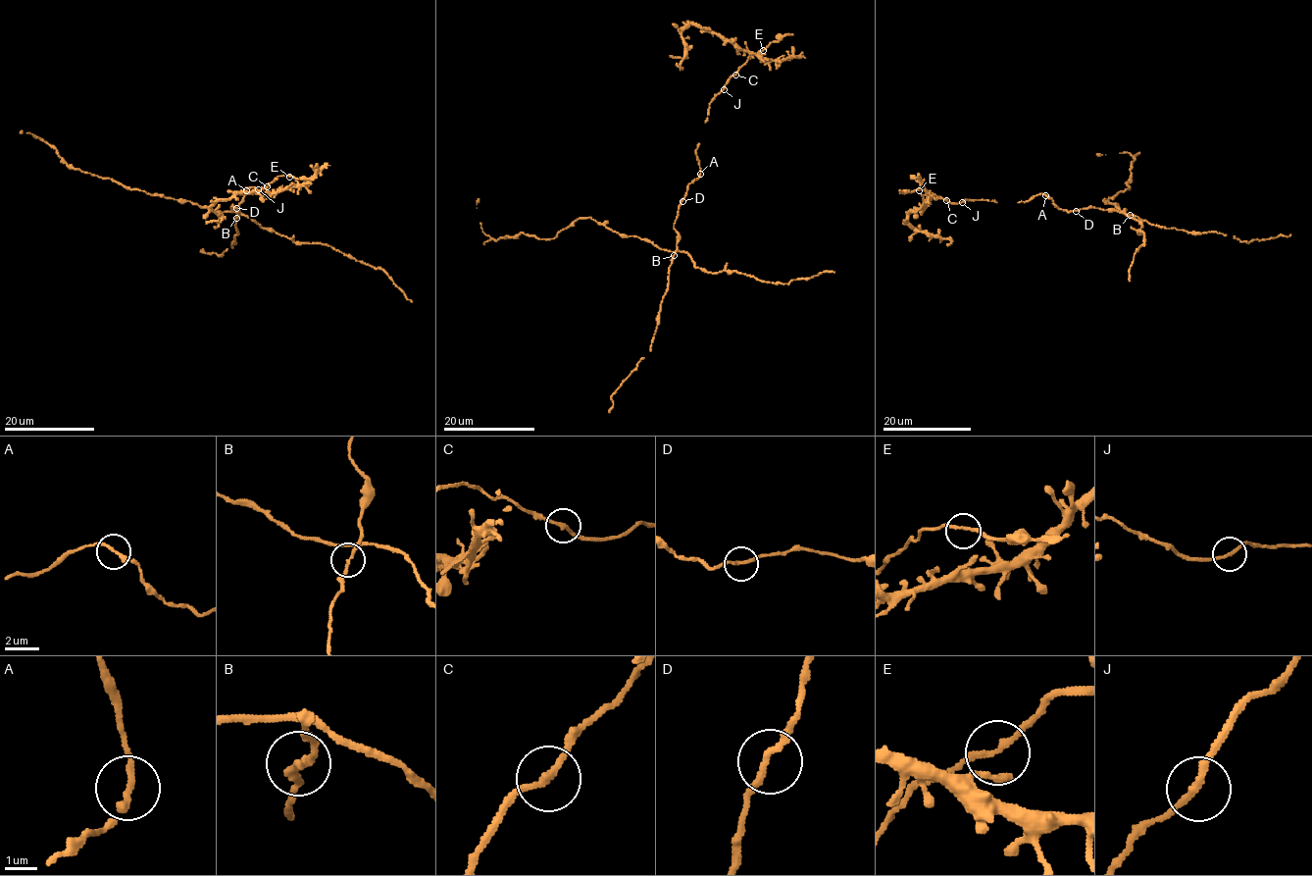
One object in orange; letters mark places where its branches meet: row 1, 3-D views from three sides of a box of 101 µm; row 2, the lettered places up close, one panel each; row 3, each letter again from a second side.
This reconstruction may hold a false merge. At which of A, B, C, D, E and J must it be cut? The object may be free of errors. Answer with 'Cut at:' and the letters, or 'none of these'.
Cut at: none of these

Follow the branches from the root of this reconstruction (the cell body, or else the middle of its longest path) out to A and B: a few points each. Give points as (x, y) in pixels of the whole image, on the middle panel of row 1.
A: (681, 200), (686, 186), (700, 174)
B: (681, 200), (674, 224), (678, 234), (674, 255)

